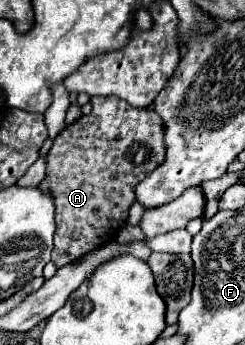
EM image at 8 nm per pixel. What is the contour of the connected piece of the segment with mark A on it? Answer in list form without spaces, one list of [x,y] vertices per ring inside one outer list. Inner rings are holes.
[[[93,96],[93,110],[65,126],[47,154],[47,176],[39,184],[55,198],[55,266],[71,264],[115,238],[135,202],[135,186],[165,160],[161,116],[151,108],[133,108],[117,96]]]

